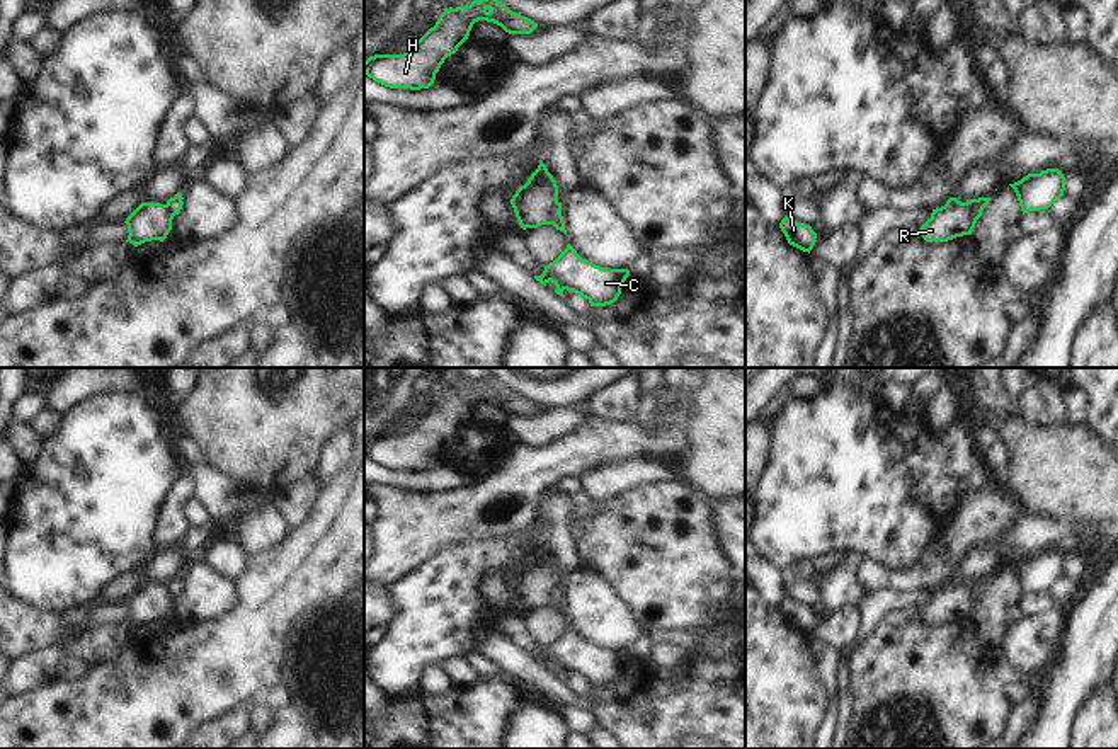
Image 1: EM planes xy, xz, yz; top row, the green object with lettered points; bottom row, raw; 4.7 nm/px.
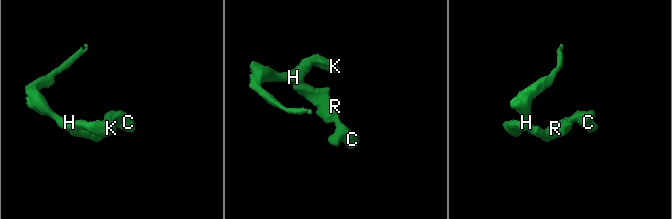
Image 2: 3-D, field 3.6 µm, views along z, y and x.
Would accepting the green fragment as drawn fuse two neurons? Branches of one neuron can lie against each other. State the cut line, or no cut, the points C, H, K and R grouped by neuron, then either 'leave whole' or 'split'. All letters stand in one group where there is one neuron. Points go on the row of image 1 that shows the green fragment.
cut in xz along (557, 201), (548, 223); C / H K R; split

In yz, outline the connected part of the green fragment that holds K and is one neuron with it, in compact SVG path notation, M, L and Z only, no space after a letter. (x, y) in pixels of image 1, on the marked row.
M784 216L779 223L779 228L784 233L790 245L810 254L817 242L817 233L812 230L810 225L798 223Z

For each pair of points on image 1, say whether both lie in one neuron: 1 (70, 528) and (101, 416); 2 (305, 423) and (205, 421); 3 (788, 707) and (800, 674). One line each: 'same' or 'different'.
1: same
2: same
3: same

